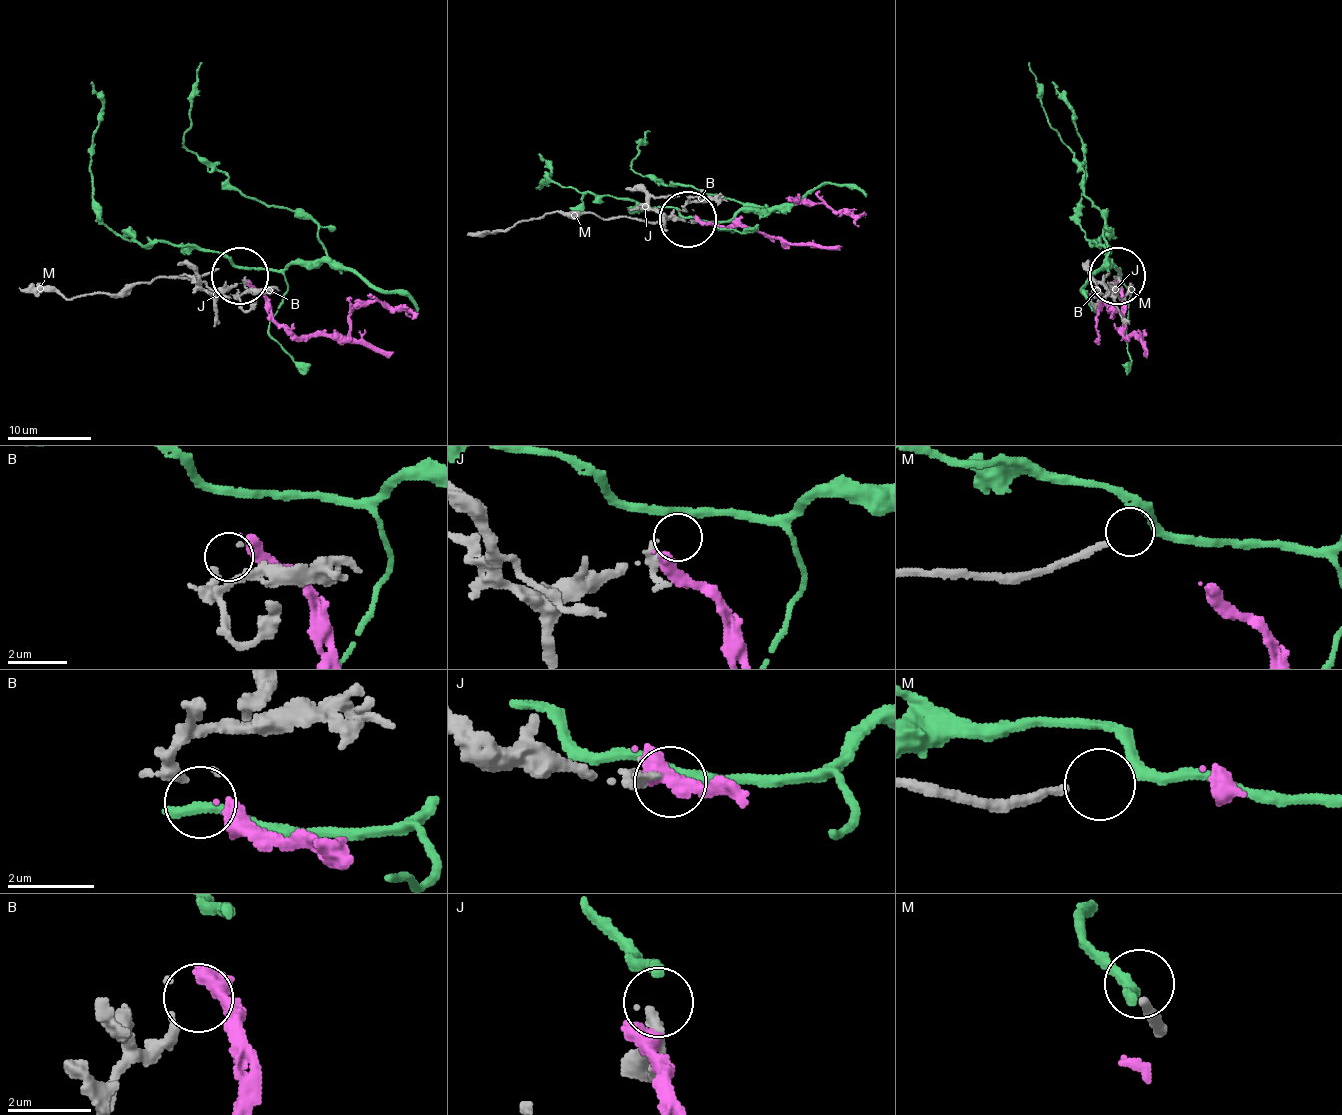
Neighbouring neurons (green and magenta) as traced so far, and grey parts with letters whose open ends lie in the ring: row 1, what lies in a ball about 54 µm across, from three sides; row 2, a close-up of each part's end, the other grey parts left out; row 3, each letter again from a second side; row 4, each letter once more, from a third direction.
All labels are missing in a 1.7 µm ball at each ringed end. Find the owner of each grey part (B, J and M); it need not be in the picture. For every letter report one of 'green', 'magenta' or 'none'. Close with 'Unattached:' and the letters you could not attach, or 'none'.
B: magenta
J: none
M: green
Unattached: J

